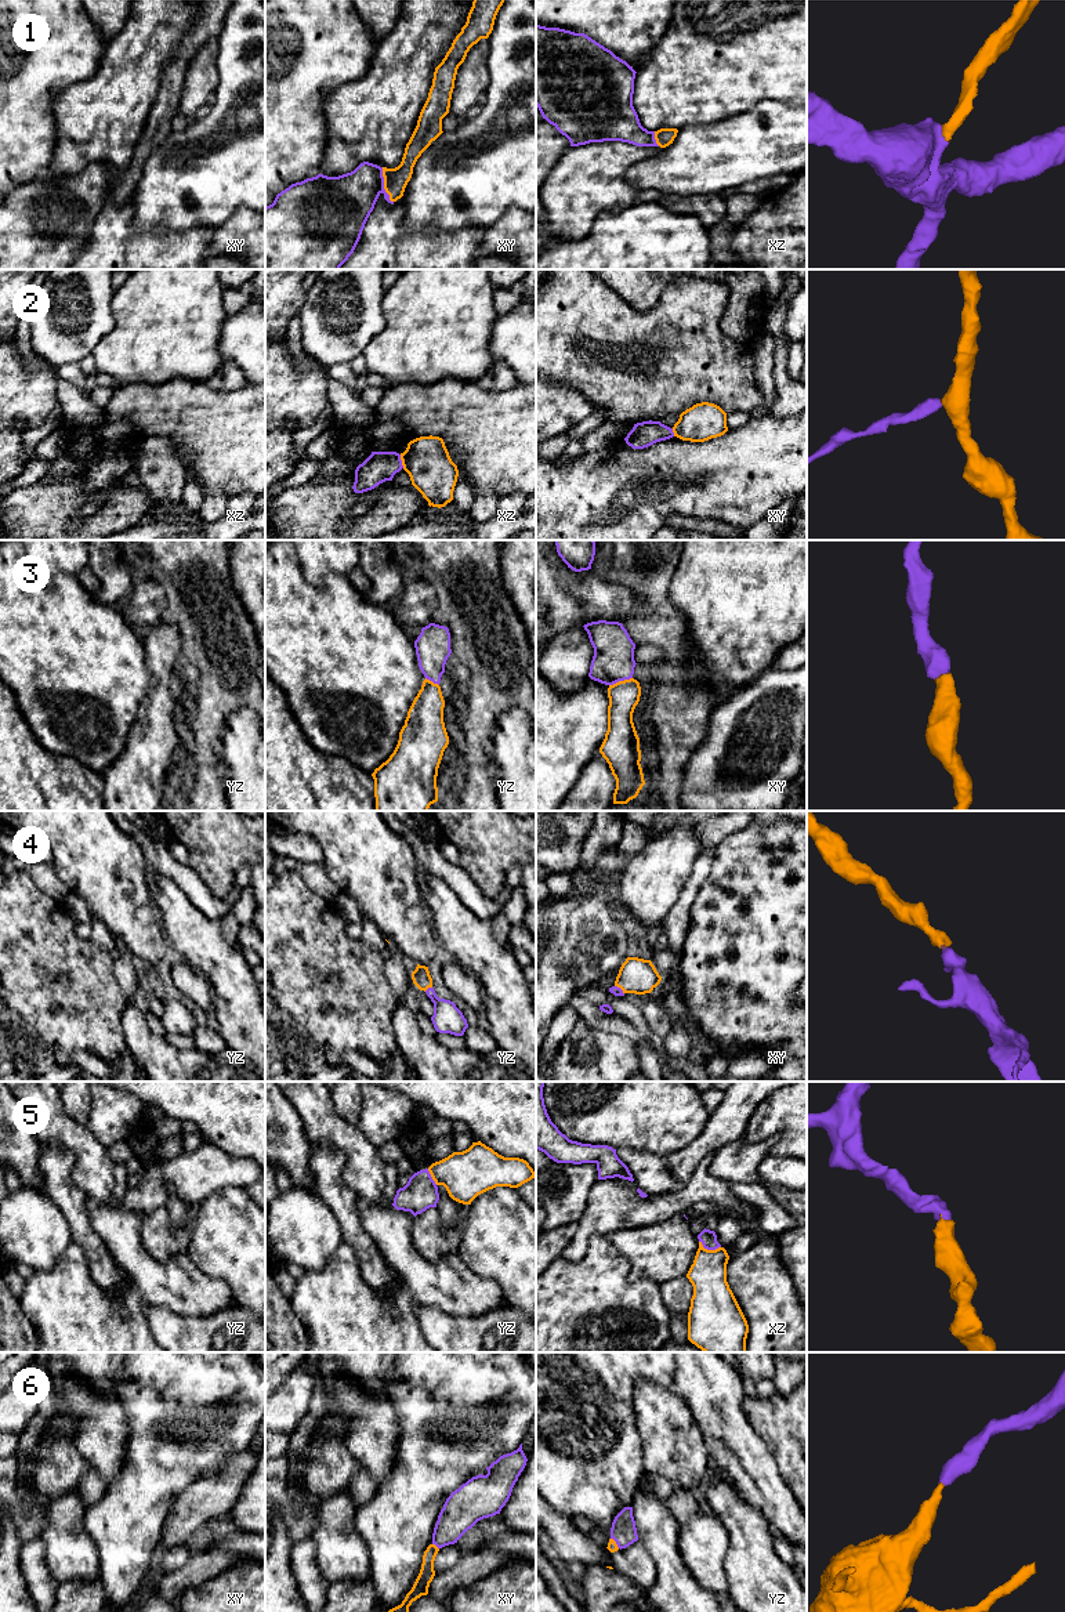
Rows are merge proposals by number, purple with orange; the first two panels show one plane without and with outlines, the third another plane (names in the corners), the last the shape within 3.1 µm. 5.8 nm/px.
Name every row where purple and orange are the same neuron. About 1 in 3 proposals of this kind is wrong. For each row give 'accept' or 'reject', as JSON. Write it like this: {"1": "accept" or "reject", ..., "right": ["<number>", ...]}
{"1": "accept", "2": "reject", "3": "accept", "4": "accept", "5": "accept", "6": "accept", "right": ["1", "3", "4", "5", "6"]}

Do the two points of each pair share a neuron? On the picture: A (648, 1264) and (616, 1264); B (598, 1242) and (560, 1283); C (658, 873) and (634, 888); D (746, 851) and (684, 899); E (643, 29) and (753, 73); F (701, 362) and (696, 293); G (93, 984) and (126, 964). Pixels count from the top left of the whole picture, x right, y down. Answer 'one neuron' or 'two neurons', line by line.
A: two neurons
B: one neuron
C: one neuron
D: two neurons
E: two neurons
F: one neuron
G: two neurons

